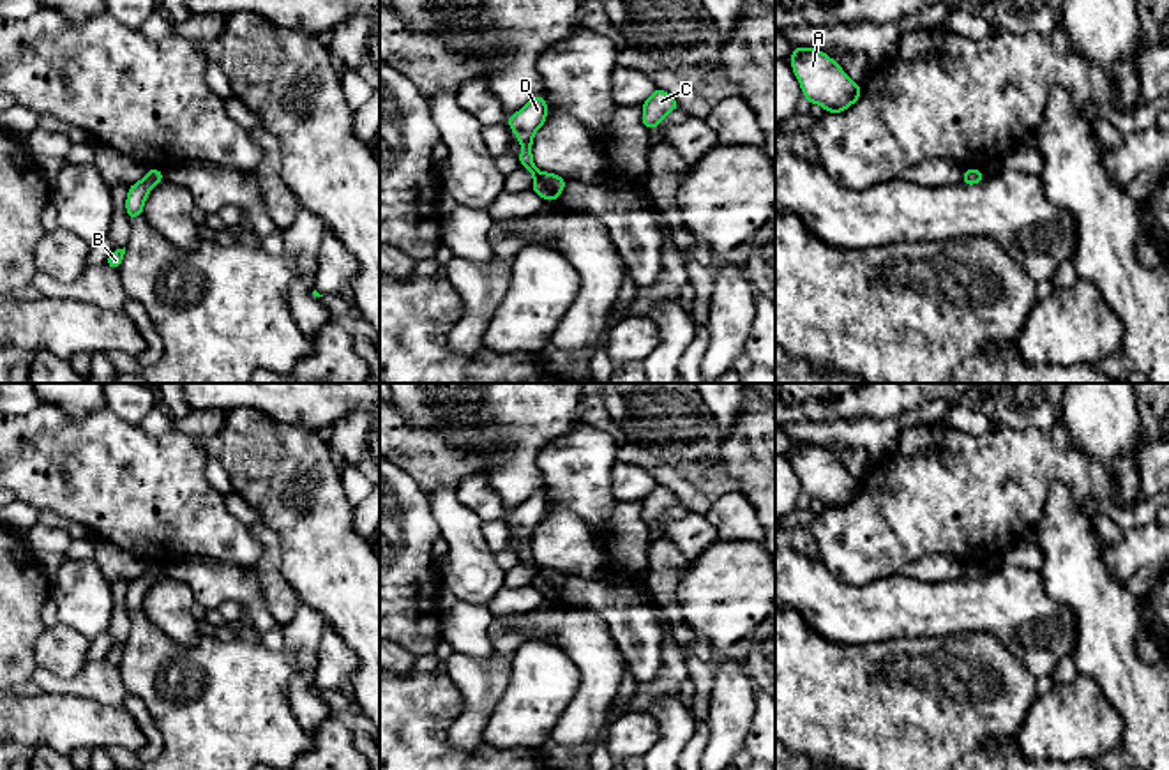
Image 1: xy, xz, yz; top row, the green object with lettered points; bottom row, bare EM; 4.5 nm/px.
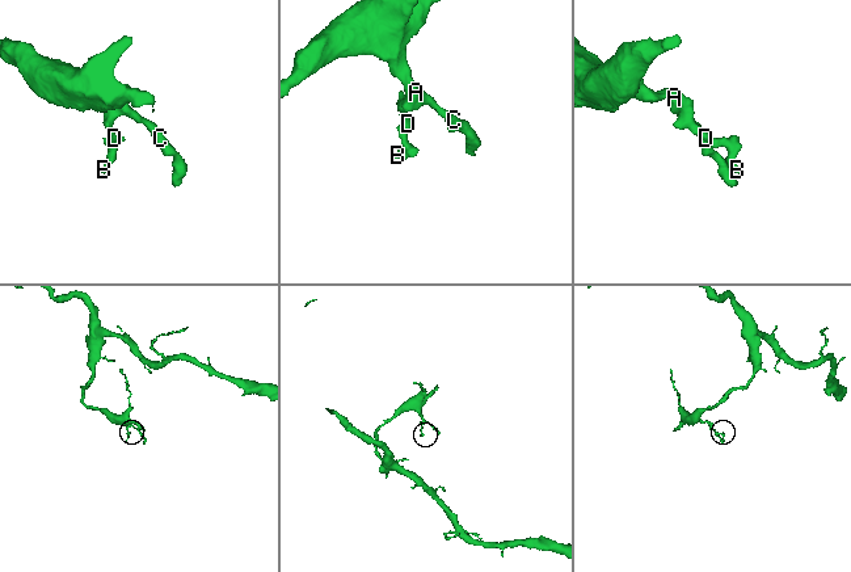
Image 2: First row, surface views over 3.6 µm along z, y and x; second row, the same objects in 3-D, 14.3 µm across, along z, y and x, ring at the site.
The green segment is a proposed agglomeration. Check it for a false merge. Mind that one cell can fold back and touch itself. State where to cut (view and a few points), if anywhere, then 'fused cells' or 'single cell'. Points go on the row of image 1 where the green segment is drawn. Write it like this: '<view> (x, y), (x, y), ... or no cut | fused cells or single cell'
no cut | single cell

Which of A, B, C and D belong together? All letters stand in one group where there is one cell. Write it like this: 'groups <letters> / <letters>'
groups A B C D

